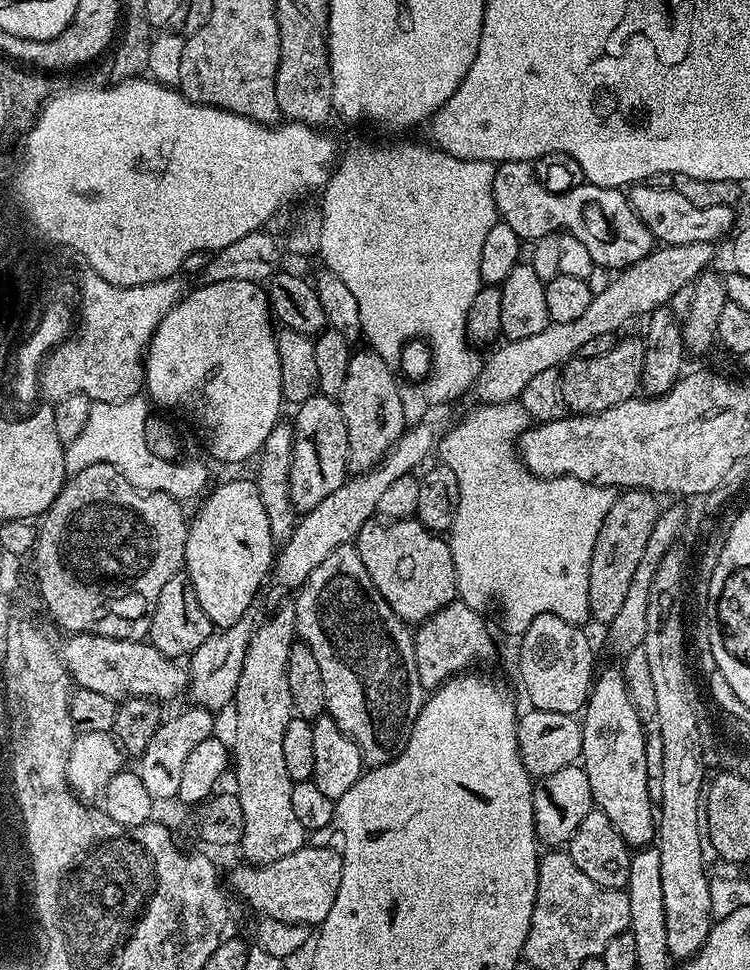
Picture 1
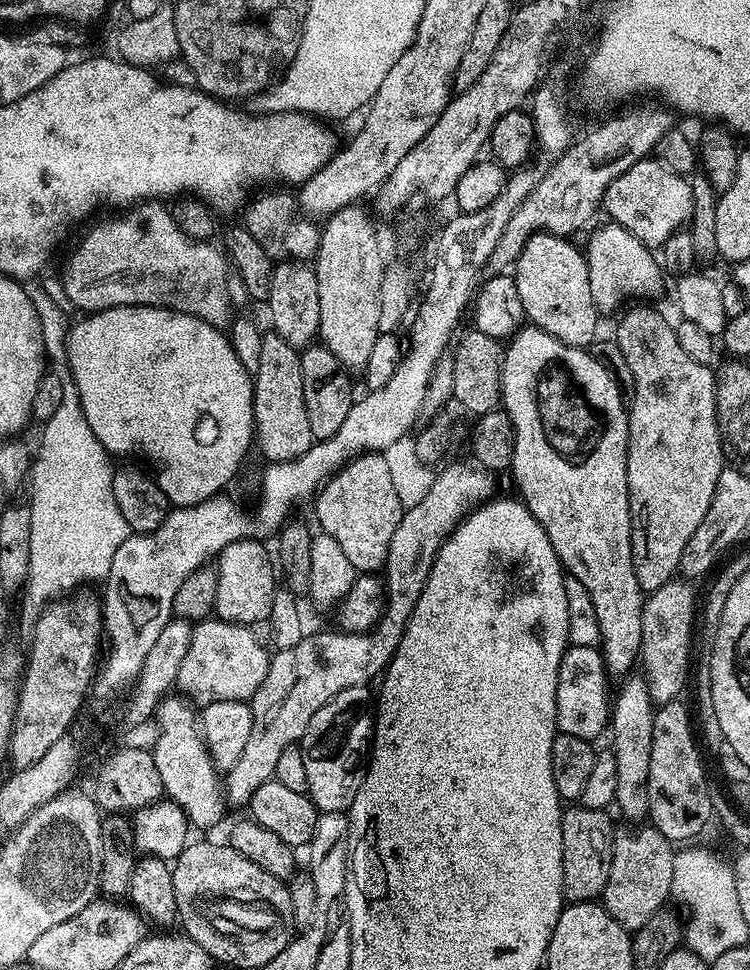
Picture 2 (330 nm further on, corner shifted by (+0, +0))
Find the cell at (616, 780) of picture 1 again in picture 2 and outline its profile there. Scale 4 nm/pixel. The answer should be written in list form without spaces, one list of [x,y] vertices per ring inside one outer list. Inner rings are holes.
[[[525,326],[507,341],[502,352],[500,361],[500,395],[502,397],[503,411],[507,412],[512,423],[512,466],[510,475],[516,479],[516,484],[520,487],[519,499],[534,514],[534,518],[546,530],[546,538],[554,546],[554,554],[558,554],[564,571],[569,577],[582,586],[590,594],[594,602],[594,610],[598,614],[598,624],[600,626],[600,638],[602,641],[602,651],[604,654],[604,665],[608,667],[609,673],[627,673],[632,662],[640,655],[640,643],[642,642],[642,614],[644,613],[645,593],[640,591],[638,578],[634,574],[634,562],[632,561],[632,515],[630,514],[630,498],[628,497],[628,413],[626,398],[620,392],[620,388],[614,382],[614,378],[598,362],[591,351],[566,346],[558,342],[550,334],[535,326]]]

